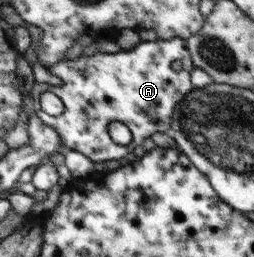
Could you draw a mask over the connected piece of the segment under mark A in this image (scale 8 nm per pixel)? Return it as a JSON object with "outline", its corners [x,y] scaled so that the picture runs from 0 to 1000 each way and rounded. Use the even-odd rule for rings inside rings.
{"outline":[[[713,144],[551,160],[508,195],[476,195],[457,206],[386,202],[358,218],[327,214],[291,233],[256,230],[189,261],[193,288],[224,296],[248,315],[240,335],[138,323],[126,339],[118,366],[134,389],[134,440],[232,521],[232,537],[264,584],[315,591],[374,634],[417,623],[488,626],[488,607],[535,568],[563,560],[563,545],[587,537],[594,521],[610,514],[665,518],[689,412],[764,342],[748,296],[760,261],[736,152]],[[685,233],[713,233],[713,268],[697,280],[685,280],[673,261]],[[177,358],[205,358],[232,374],[252,401],[252,440],[201,451],[161,424],[154,389],[161,366]],[[437,475],[484,475],[520,514],[520,549],[504,564],[461,560],[433,545],[421,490]]]}

